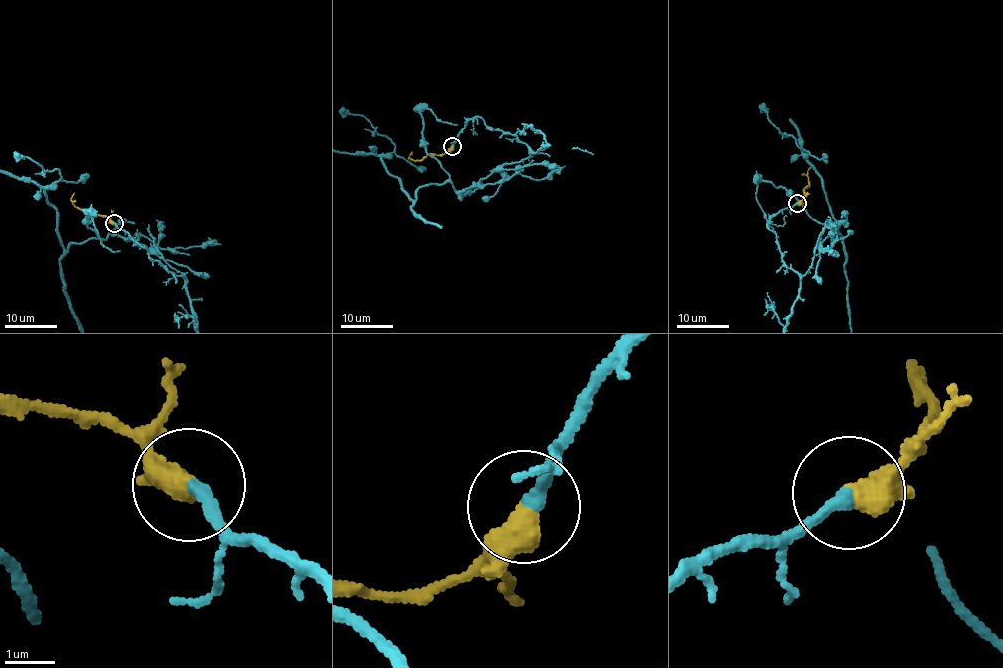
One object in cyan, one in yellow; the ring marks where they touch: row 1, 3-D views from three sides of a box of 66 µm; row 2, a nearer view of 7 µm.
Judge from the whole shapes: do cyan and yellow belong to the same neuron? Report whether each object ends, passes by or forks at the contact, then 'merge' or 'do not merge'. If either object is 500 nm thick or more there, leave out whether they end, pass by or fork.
merge

